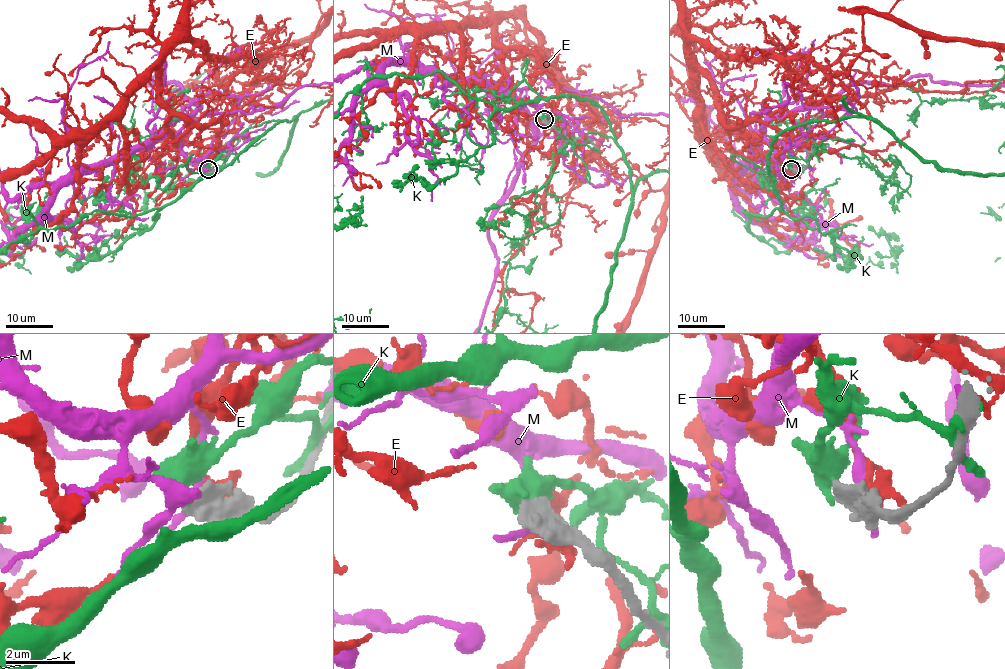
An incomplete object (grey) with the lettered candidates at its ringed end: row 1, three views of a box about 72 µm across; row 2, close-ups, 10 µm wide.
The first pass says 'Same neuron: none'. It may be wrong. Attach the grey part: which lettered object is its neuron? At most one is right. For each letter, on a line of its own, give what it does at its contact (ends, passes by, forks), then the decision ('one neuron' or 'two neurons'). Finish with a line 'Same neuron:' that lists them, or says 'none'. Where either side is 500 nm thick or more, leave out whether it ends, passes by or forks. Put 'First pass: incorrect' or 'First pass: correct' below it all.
E: it ends | two neurons
K: it ends | two neurons
M: two neurons
Same neuron: none
First pass: correct

